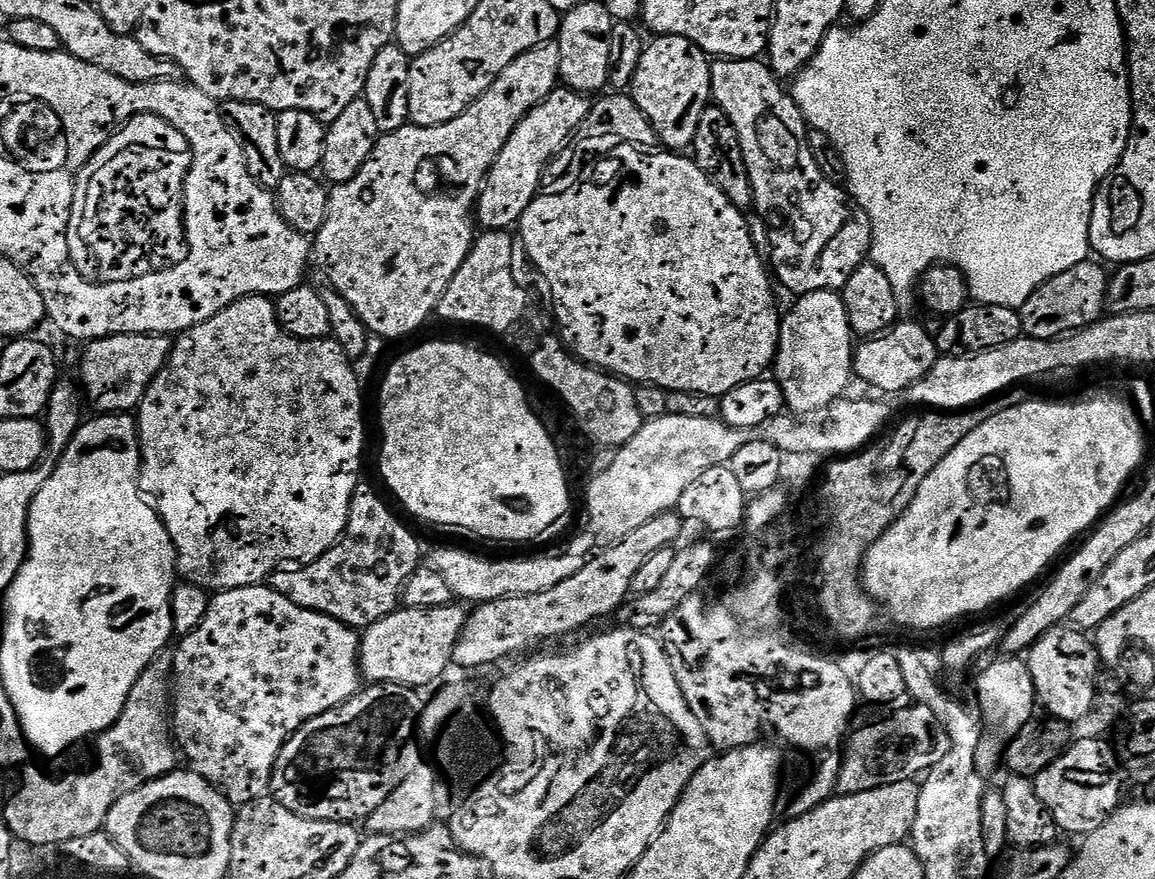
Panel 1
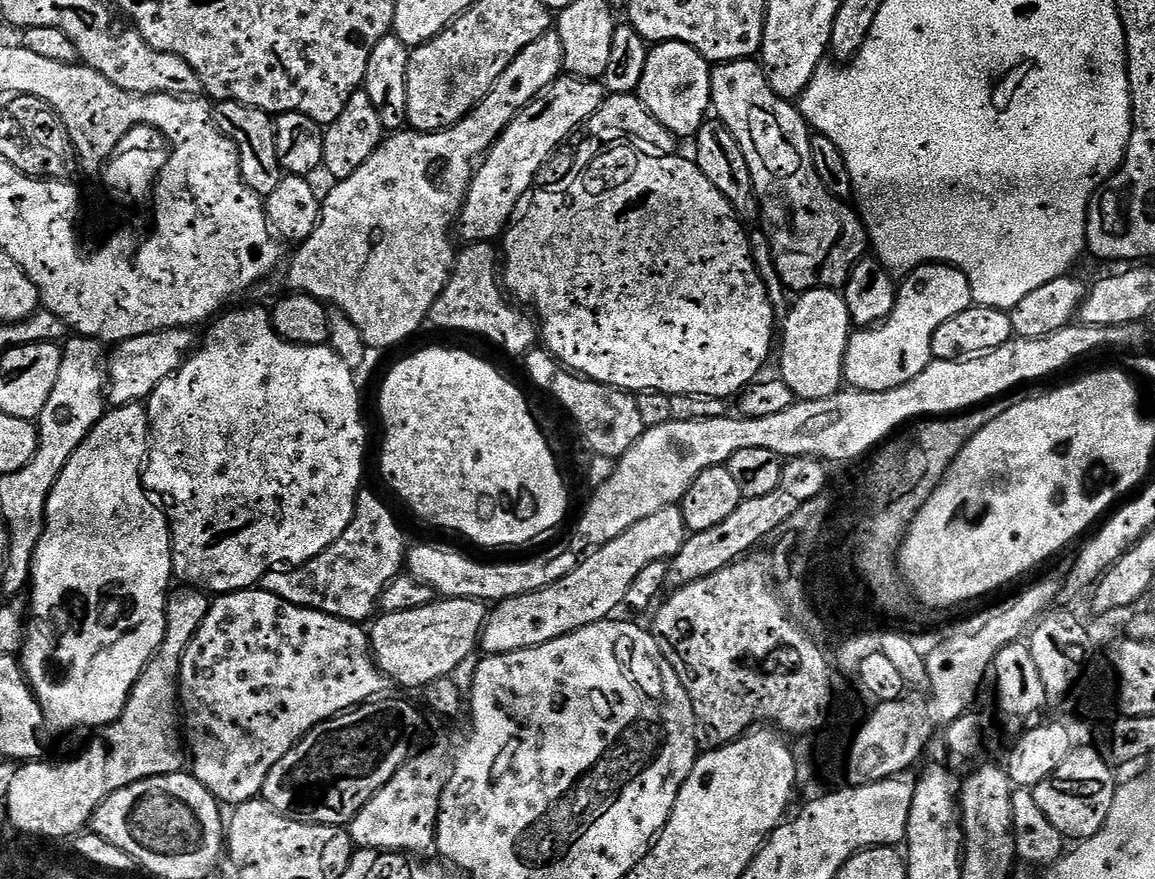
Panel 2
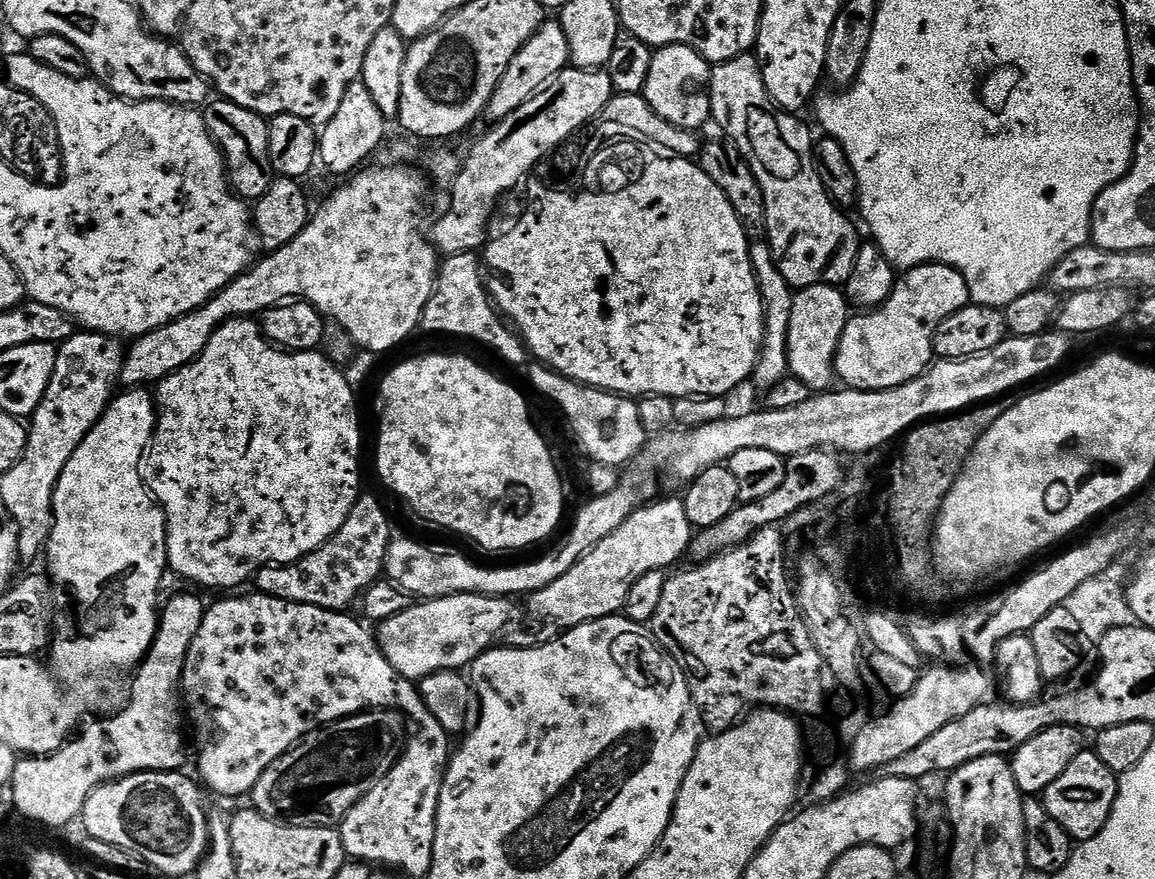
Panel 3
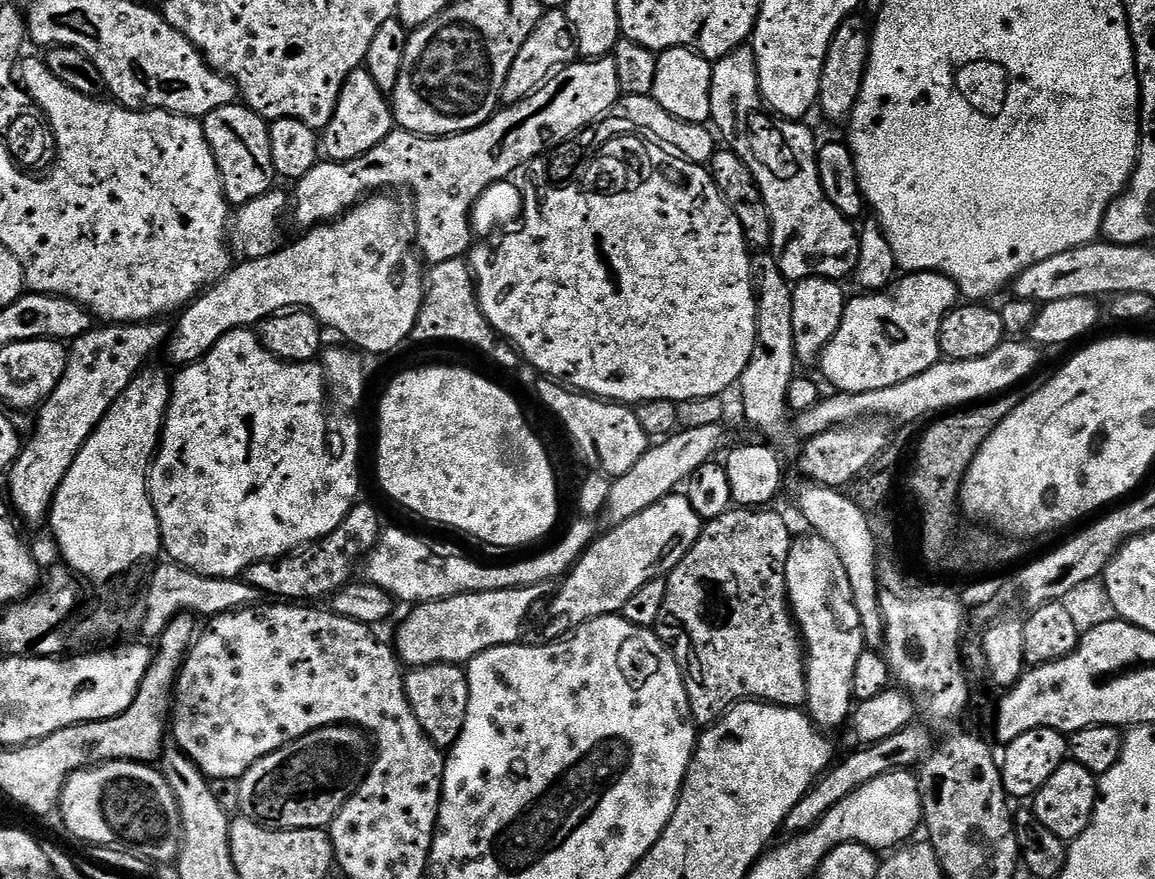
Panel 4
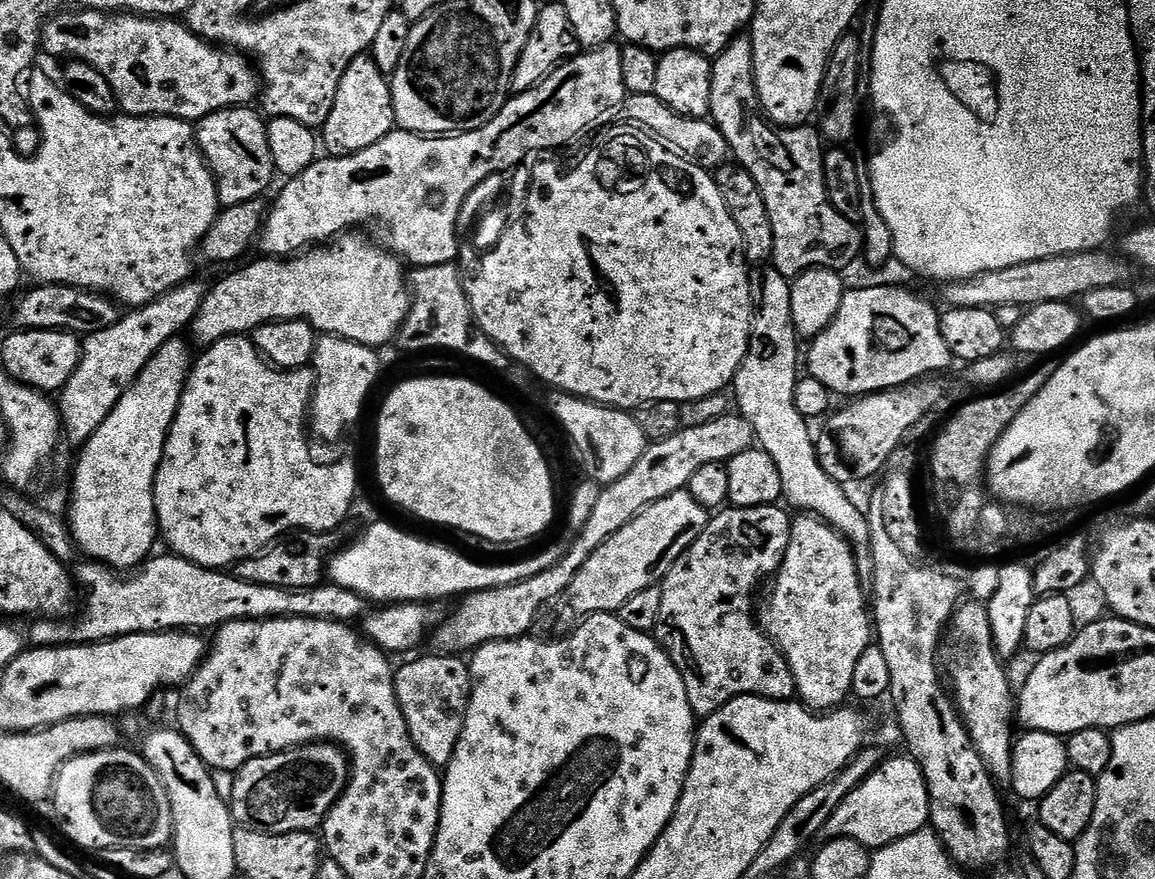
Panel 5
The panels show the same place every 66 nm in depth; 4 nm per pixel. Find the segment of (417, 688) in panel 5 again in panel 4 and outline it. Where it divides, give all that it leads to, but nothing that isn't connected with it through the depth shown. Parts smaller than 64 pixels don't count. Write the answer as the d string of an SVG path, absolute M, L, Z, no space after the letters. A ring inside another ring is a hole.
M431 664L413 668L405 675L404 689L410 706L429 740L441 750L451 749L462 734L470 702L467 671L459 664Z

